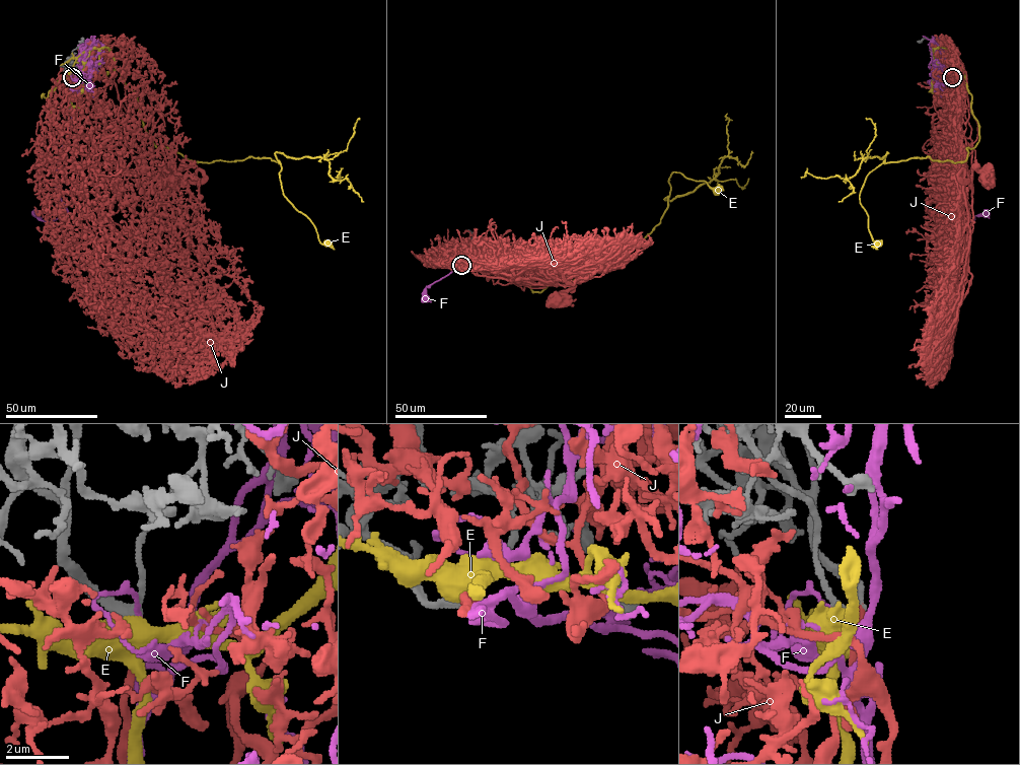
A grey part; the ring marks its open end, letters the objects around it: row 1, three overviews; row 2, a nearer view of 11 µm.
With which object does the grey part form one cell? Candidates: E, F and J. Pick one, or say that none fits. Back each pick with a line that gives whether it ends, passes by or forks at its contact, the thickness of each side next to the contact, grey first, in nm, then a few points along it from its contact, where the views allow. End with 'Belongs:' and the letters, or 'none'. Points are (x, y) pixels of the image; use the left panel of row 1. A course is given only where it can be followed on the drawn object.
J: it ends there; 400 nm thick on the grey side, 550 nm on the other; it runs (72, 77), (75, 100), (100, 130), (164, 186), (179, 166), (170, 175)
Belongs: J

